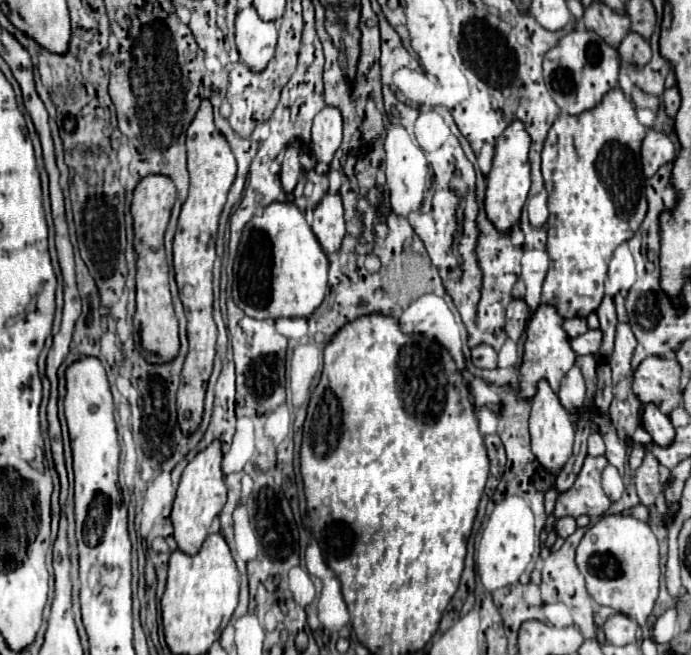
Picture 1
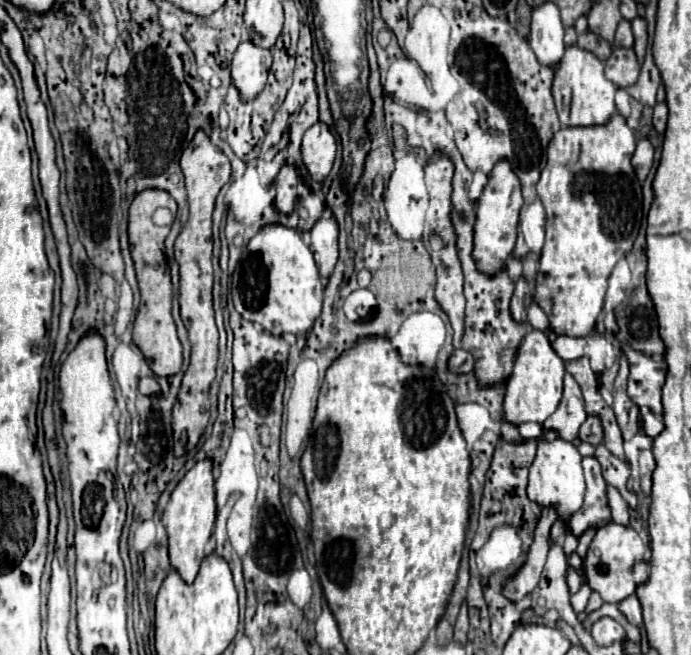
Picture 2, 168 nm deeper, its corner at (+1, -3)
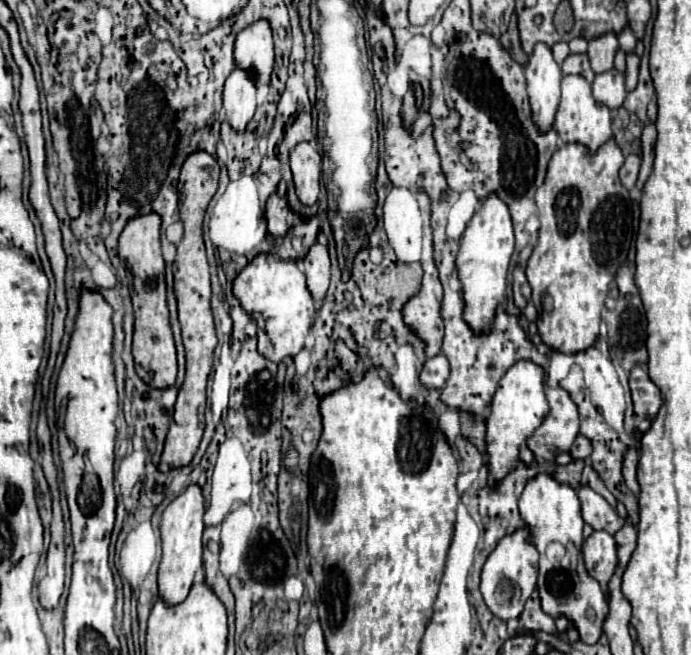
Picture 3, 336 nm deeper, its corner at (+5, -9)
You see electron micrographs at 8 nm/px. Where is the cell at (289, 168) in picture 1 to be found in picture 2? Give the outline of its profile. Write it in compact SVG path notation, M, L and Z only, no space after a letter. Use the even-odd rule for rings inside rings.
M284 166L276 176L276 200L274 206L280 214L290 214L296 204L296 186L298 180L296 170L292 166Z

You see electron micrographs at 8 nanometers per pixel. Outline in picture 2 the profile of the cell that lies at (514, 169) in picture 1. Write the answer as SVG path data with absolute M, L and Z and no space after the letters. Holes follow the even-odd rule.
M498 162L490 172L488 184L476 206L476 222L474 222L474 262L476 268L488 276L504 270L506 260L510 258L516 236L518 236L518 212L522 208L522 192L520 180L512 172L508 162Z

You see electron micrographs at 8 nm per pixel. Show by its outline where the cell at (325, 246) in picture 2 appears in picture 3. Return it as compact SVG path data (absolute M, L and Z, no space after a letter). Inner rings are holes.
M316 242L308 250L308 254L302 258L302 264L304 264L306 280L308 280L308 290L312 292L314 298L322 300L326 296L328 282L330 282L330 256L328 256L328 248Z

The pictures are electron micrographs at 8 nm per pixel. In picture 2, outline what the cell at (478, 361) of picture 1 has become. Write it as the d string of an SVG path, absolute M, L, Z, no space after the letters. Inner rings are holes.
M454 350L452 356L448 358L448 370L452 374L466 374L472 372L474 368L474 358L466 350Z

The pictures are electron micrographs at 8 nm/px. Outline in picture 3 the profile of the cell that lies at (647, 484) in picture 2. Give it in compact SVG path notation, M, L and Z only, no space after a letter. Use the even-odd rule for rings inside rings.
M628 448L626 458L624 458L622 474L624 474L626 486L628 486L634 494L640 494L640 484L638 484L638 480L636 480L636 470L638 470L638 450L636 450L636 448Z

